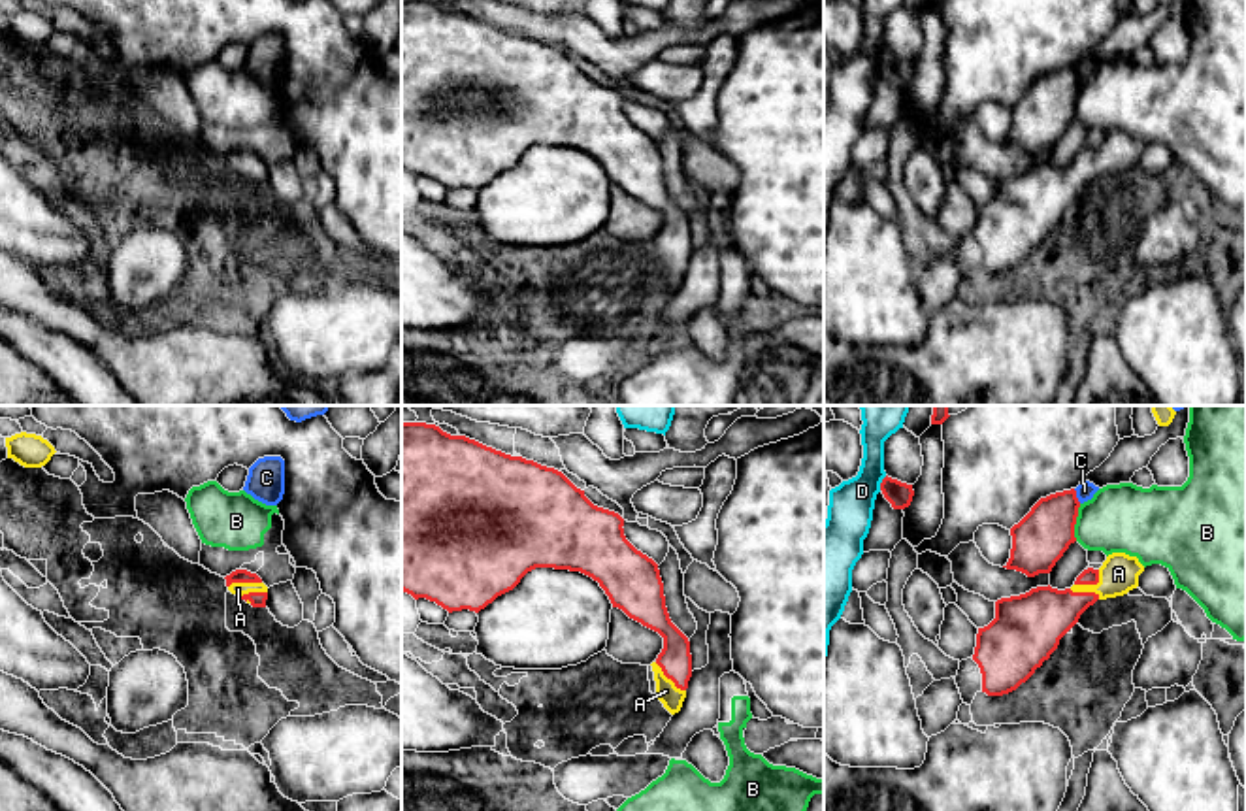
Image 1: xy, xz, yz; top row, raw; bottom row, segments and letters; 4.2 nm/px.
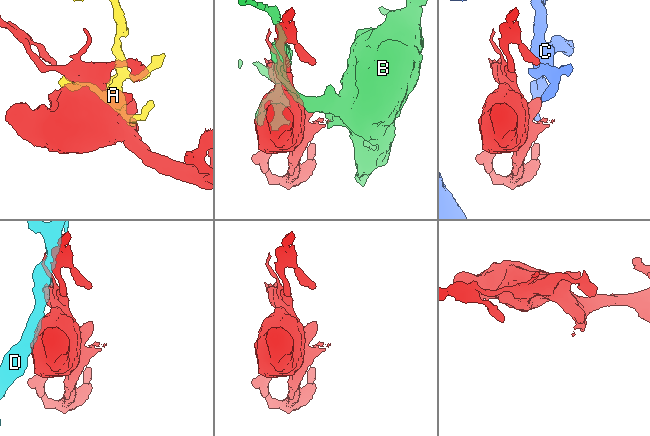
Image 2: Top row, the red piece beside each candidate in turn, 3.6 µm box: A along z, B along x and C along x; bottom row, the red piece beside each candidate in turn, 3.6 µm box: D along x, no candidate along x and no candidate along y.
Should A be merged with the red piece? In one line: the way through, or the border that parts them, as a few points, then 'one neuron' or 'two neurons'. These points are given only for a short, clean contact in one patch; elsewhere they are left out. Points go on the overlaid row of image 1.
across xz (675, 661), (670, 678), (666, 691) | one neuron

